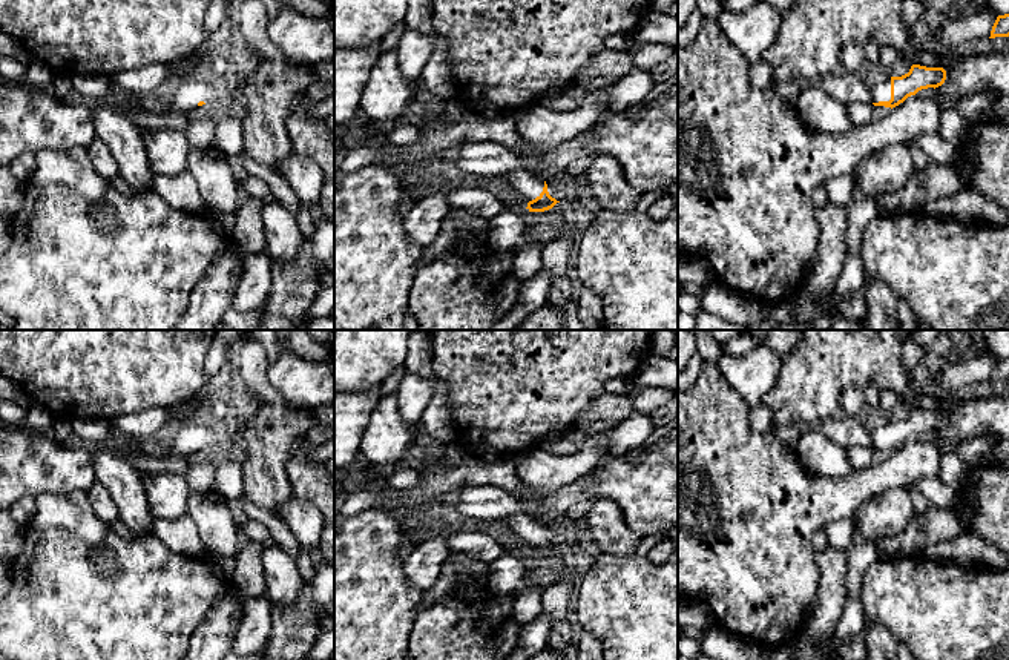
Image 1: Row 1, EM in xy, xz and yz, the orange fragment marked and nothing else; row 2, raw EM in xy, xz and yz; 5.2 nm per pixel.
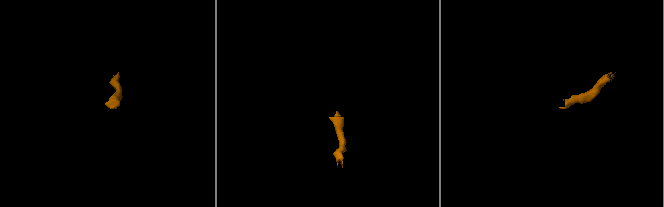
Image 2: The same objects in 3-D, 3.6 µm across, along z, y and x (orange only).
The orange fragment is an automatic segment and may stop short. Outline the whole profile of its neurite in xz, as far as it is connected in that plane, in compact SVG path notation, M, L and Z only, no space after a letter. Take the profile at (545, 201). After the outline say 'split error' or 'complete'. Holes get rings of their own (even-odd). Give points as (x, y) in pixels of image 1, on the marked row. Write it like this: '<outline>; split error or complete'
M528 169L511 170L501 178L509 189L517 190L529 201L526 207L529 212L544 212L557 203L566 201L564 190L551 187L547 181L535 178Z; split error

